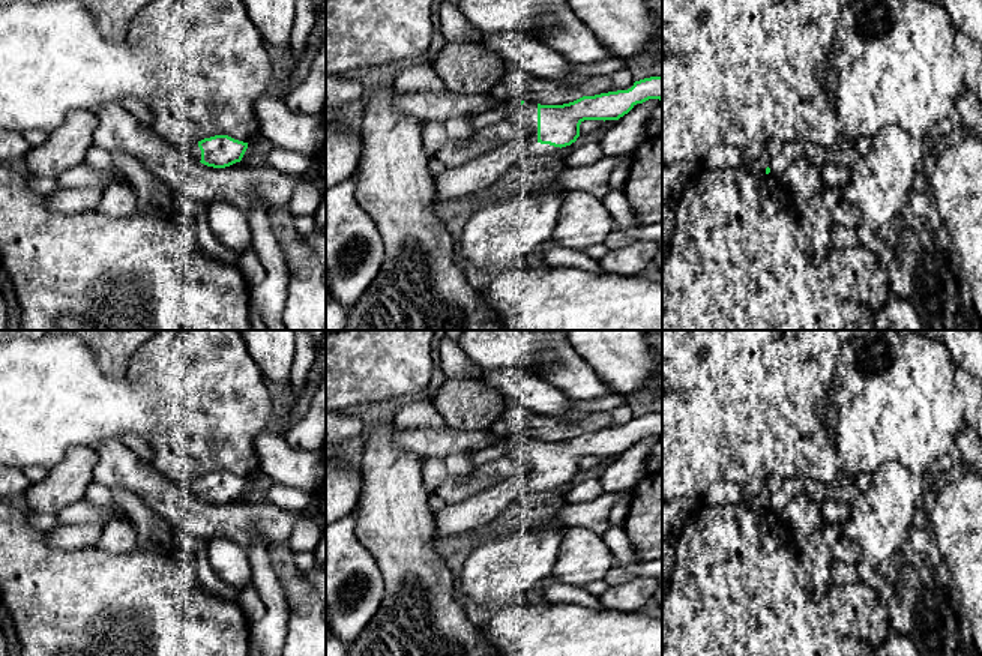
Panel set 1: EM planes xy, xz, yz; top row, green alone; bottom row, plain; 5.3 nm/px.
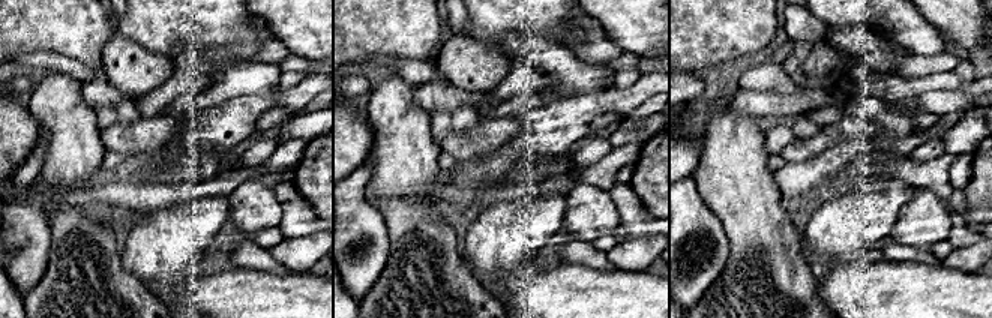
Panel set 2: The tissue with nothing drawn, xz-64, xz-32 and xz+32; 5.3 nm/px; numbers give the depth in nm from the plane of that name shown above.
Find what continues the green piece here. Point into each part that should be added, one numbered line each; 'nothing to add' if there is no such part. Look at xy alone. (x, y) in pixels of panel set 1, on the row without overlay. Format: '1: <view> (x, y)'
1: xy (192, 487)

